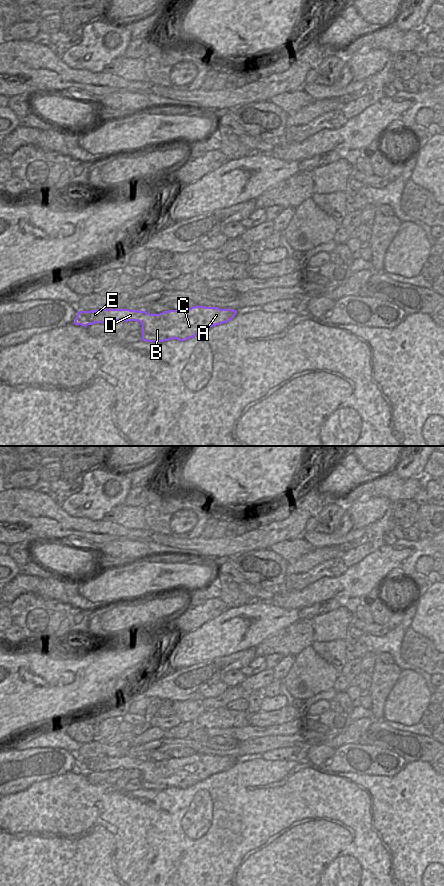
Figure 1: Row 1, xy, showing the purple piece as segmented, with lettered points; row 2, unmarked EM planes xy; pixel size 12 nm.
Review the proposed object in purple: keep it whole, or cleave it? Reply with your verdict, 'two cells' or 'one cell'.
one cell

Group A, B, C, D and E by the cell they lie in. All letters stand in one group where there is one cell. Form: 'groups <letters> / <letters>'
groups A B C D E

